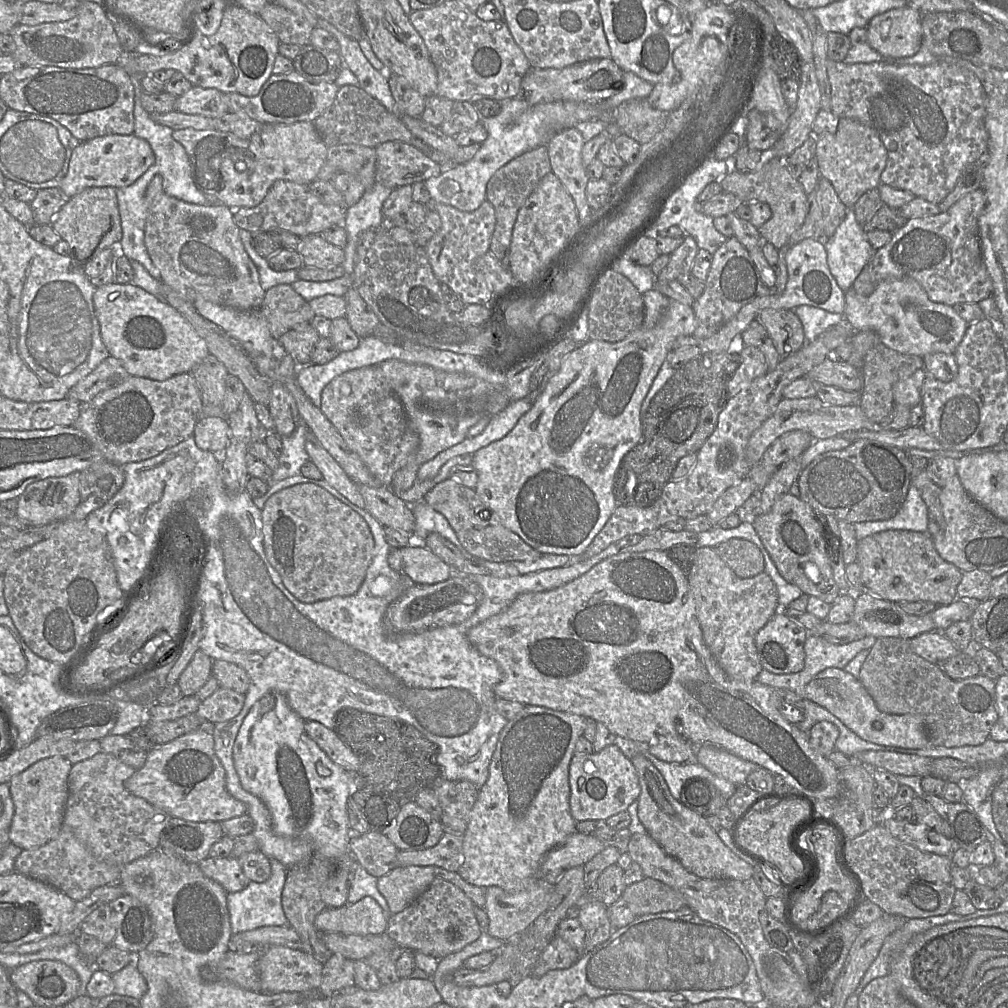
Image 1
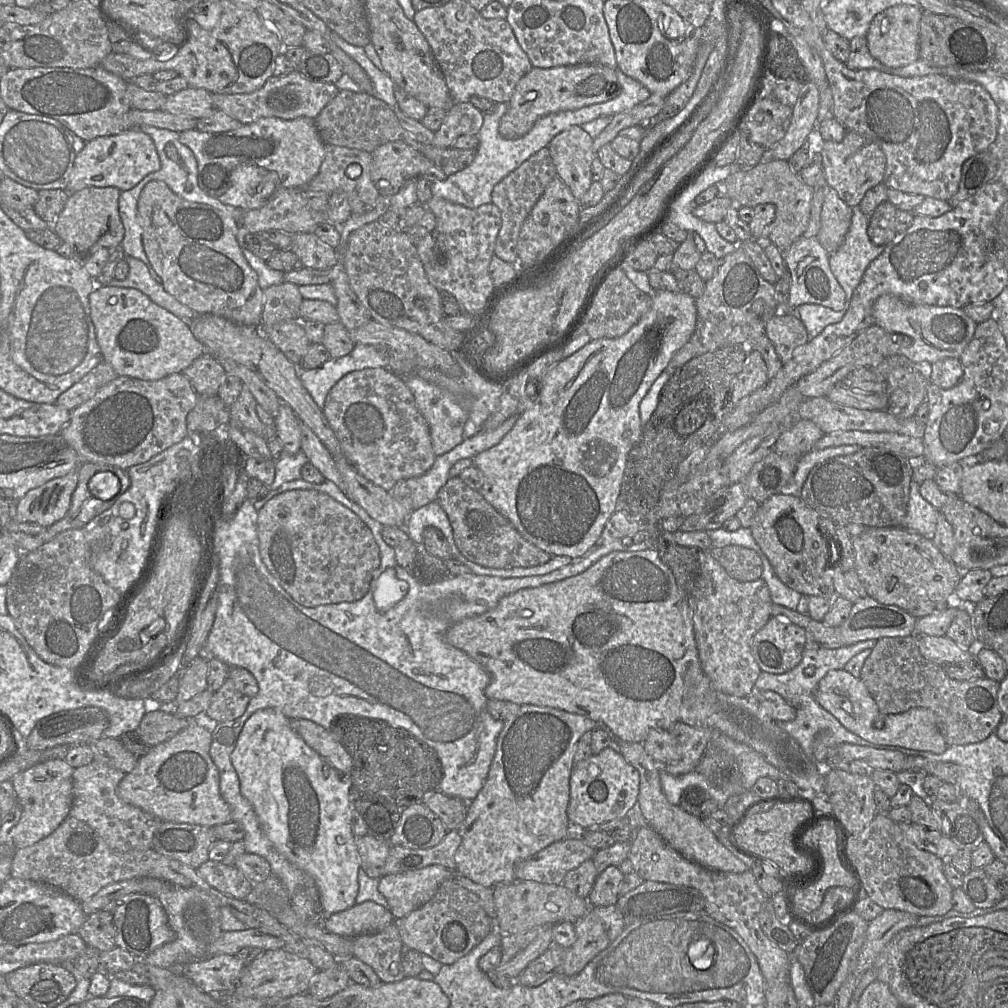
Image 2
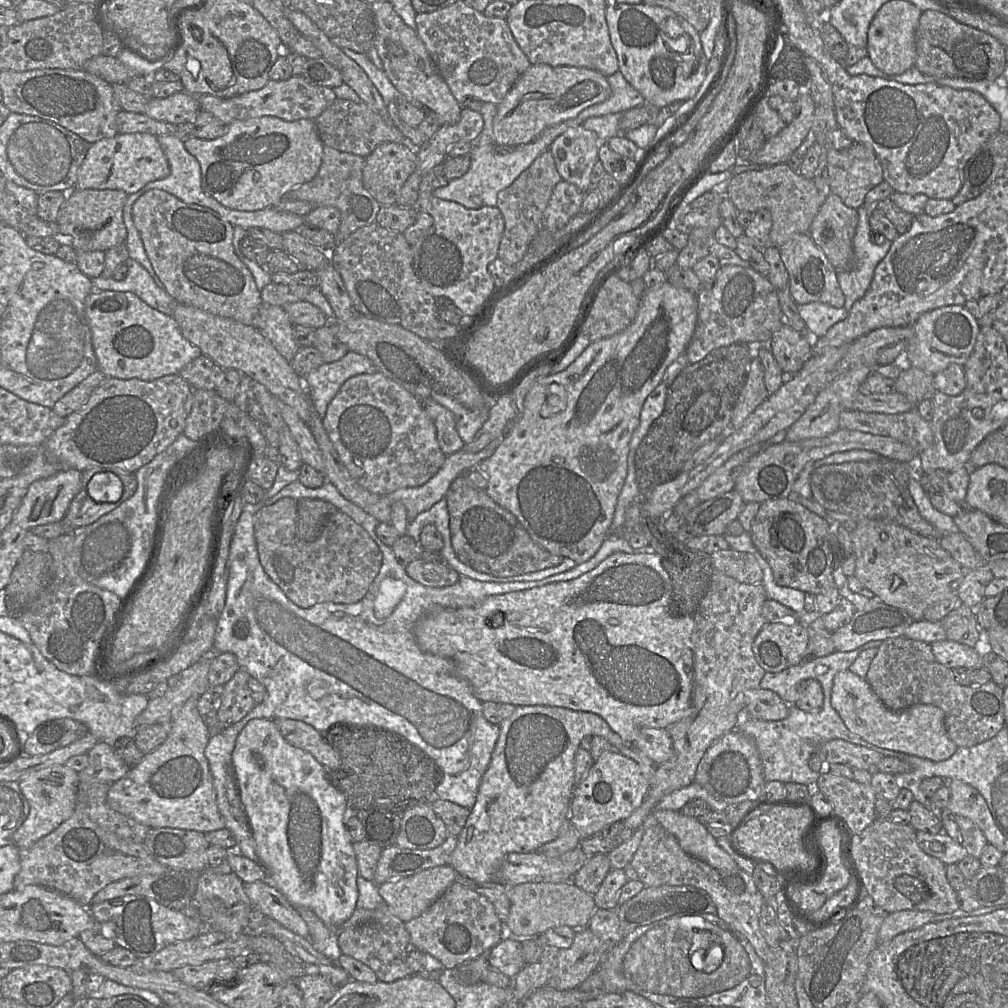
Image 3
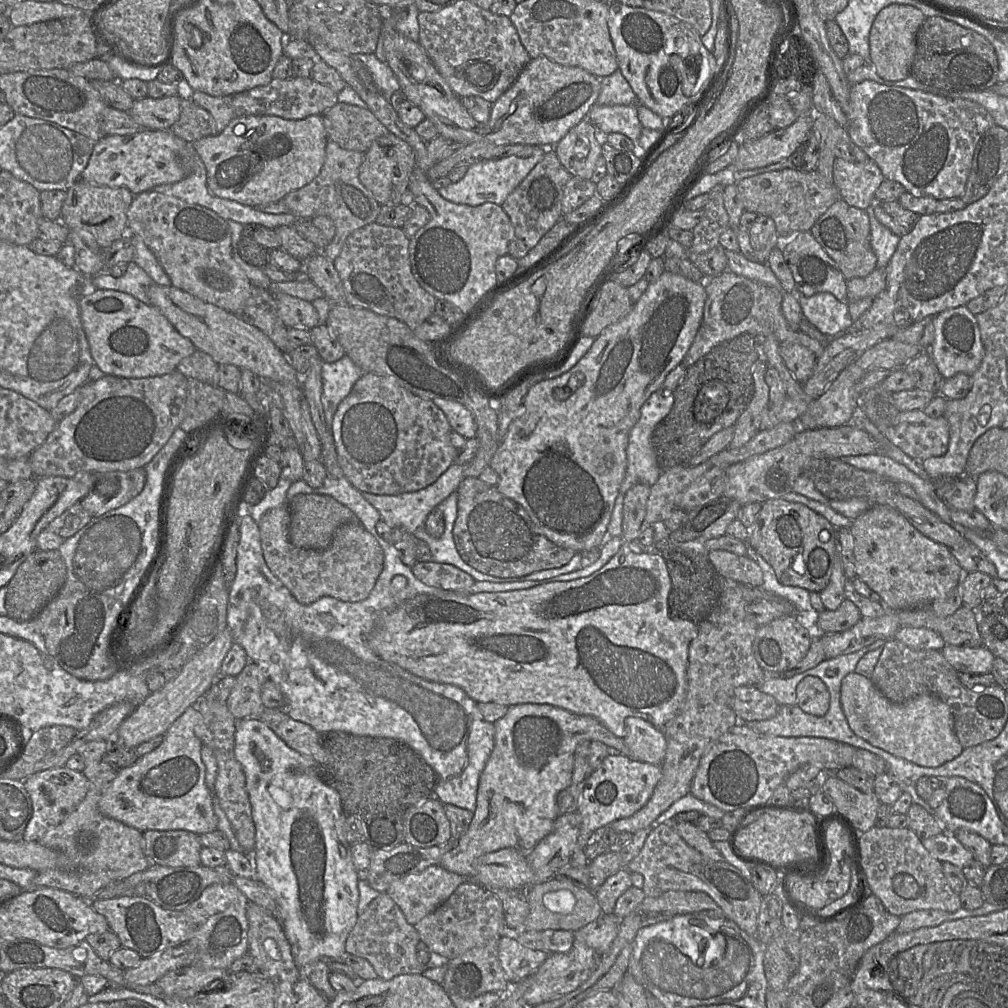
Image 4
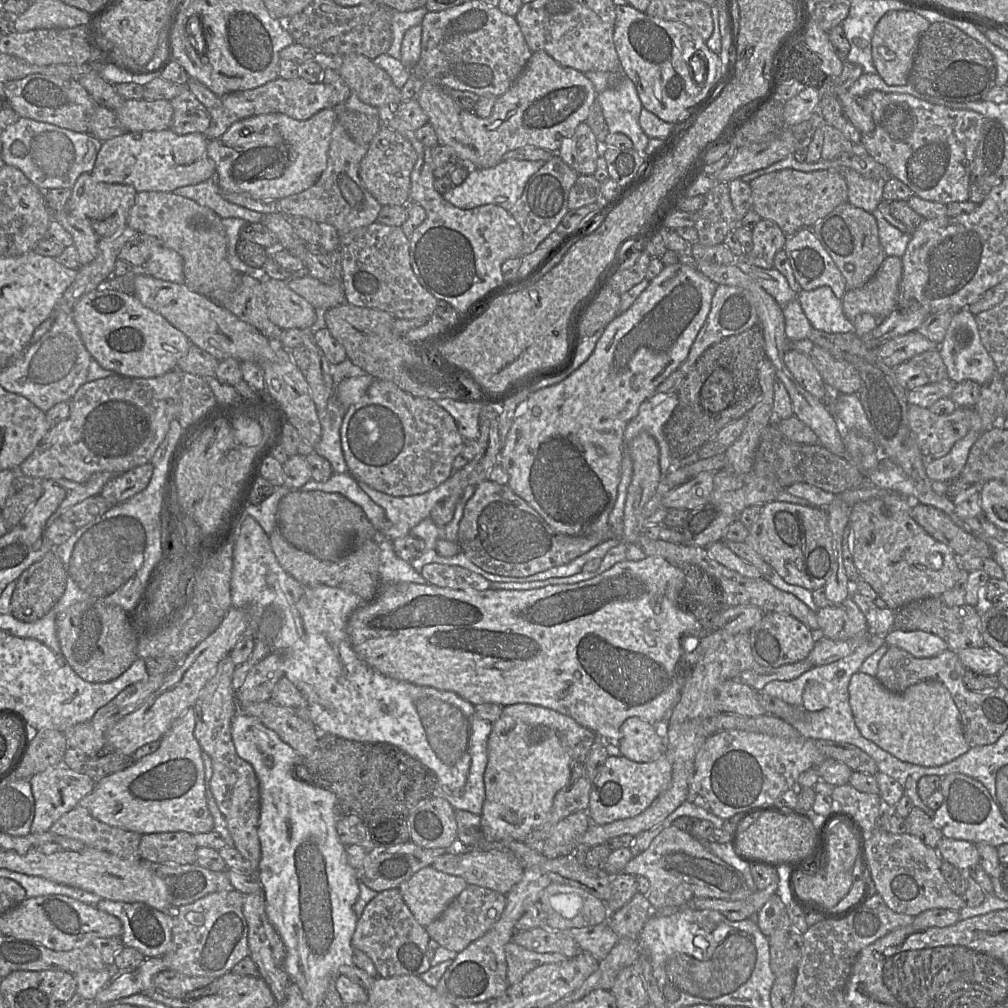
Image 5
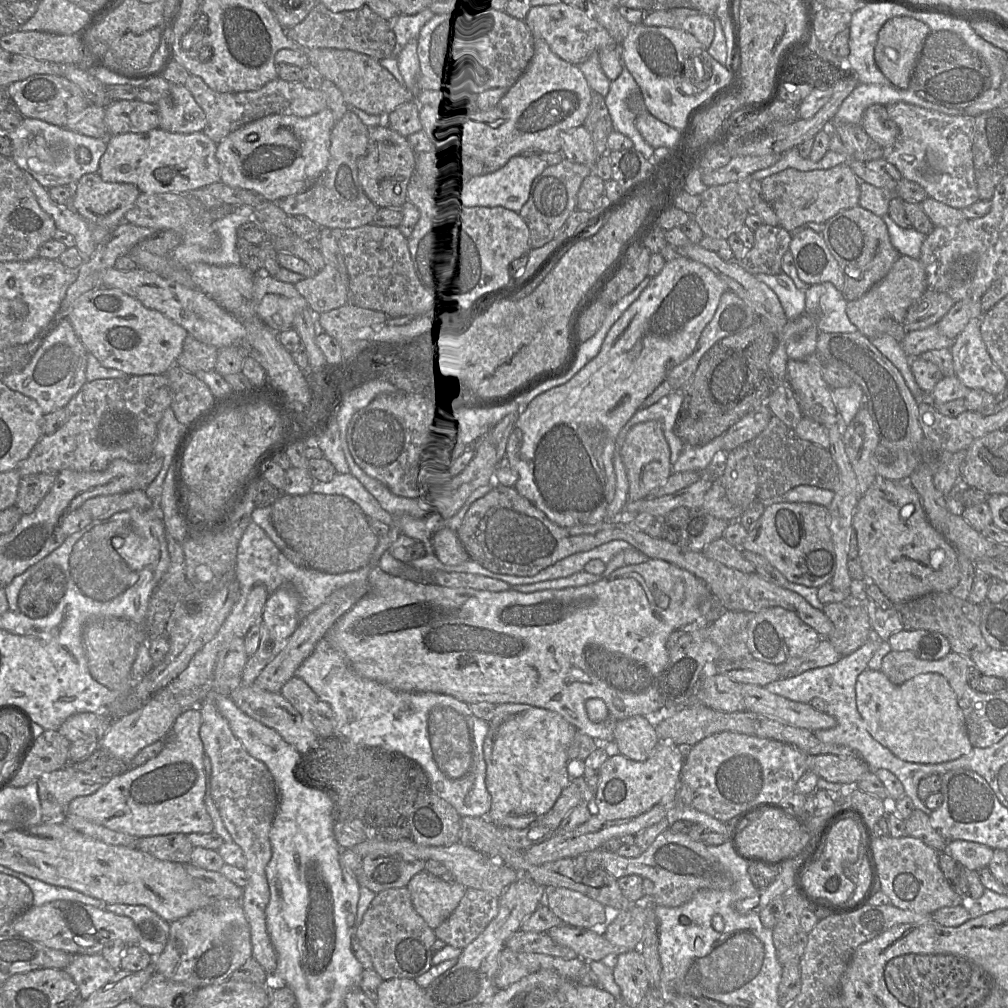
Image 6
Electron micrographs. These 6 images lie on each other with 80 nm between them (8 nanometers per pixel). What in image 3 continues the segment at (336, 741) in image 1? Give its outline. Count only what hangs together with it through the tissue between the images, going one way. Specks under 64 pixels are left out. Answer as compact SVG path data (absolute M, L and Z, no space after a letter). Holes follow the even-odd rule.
M287 718L273 720L290 745L310 753L327 771L339 767L340 757L327 743L323 733L303 721Z

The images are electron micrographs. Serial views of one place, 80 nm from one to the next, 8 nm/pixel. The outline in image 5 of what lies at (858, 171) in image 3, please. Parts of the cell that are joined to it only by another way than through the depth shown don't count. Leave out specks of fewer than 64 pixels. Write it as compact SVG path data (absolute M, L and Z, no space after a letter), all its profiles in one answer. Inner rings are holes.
M842 167L840 171L847 184L847 202L869 213L877 210L878 205L883 201L883 188L886 181L864 177L847 167Z

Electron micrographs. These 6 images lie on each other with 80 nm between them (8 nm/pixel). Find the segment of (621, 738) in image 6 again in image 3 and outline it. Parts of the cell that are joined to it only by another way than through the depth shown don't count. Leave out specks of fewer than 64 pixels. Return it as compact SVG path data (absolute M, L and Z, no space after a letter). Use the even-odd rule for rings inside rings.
M643 727L634 742L656 765L668 761L675 753L667 729Z

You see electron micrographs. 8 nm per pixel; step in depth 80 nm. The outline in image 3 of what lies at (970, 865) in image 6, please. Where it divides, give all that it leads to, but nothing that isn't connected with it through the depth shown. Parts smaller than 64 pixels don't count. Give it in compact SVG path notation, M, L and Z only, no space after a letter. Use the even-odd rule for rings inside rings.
M916 831L916 840L919 847L926 854L939 859L945 865L957 864L969 855L963 846L954 841L945 832L930 834Z

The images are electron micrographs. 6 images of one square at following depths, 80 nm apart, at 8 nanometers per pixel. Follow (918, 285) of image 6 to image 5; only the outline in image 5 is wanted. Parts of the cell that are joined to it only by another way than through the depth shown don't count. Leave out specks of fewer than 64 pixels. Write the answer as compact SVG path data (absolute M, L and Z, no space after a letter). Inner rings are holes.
M886 257L863 287L846 291L842 299L846 318L853 324L860 314L868 313L881 320L892 313L897 308L902 273L901 258Z

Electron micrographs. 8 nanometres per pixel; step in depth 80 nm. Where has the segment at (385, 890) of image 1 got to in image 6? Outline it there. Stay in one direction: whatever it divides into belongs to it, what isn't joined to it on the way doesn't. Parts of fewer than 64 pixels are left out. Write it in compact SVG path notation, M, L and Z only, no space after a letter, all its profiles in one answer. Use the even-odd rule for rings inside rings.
M426 870L416 874L407 884L412 904L416 912L424 919L431 929L436 929L458 906L467 888L454 880L447 881Z

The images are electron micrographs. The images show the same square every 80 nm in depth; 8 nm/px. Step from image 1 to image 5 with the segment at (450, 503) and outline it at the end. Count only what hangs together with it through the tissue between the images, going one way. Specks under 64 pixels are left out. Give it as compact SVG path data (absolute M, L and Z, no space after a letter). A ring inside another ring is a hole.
M485 480L474 488L474 493L467 501L463 517L458 528L460 552L476 566L486 572L509 577L530 576L553 567L568 564L575 558L588 552L593 547L613 538L624 538L623 525L617 533L610 527L589 536L569 536L553 530L545 520L522 498L517 496L508 485L500 485Z

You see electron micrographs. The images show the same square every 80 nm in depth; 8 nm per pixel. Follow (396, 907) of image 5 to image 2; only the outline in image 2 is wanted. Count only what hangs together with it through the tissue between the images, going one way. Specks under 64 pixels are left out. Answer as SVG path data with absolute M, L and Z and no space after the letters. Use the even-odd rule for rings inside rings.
M394 922L380 932L352 939L353 956L370 966L382 983L398 982L406 977L402 955L411 949L404 947Z

